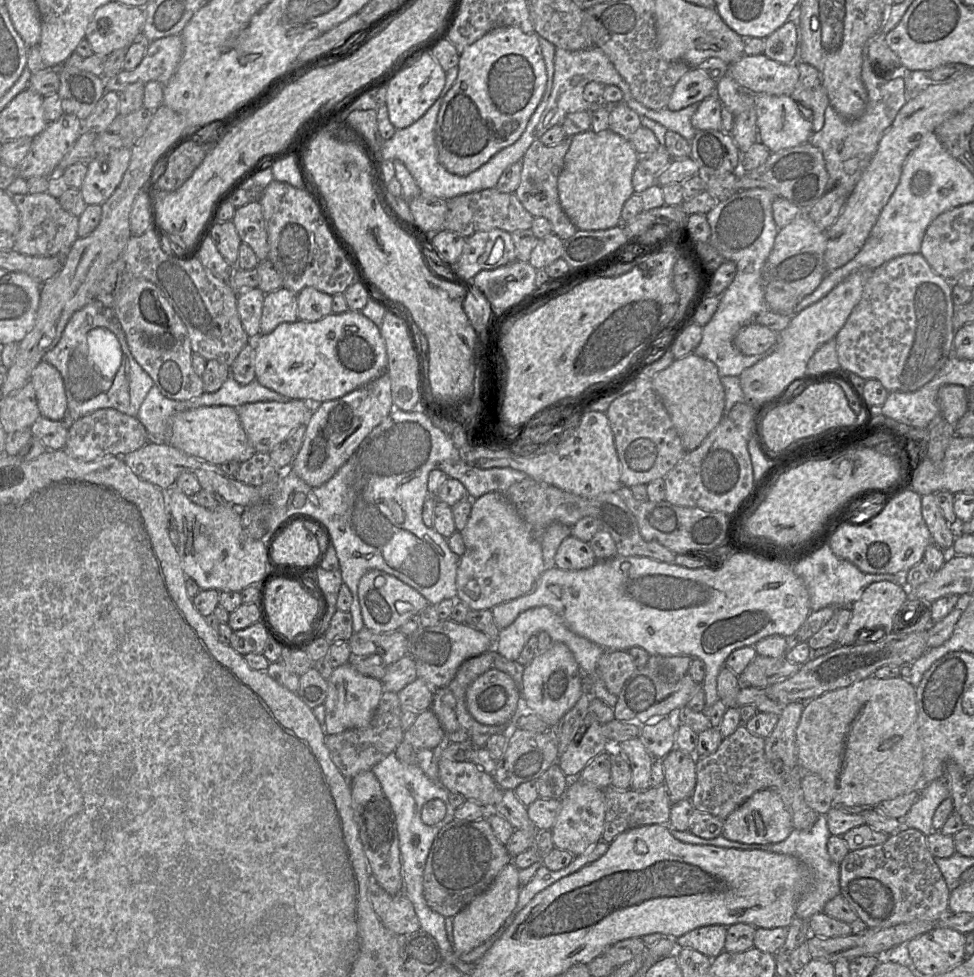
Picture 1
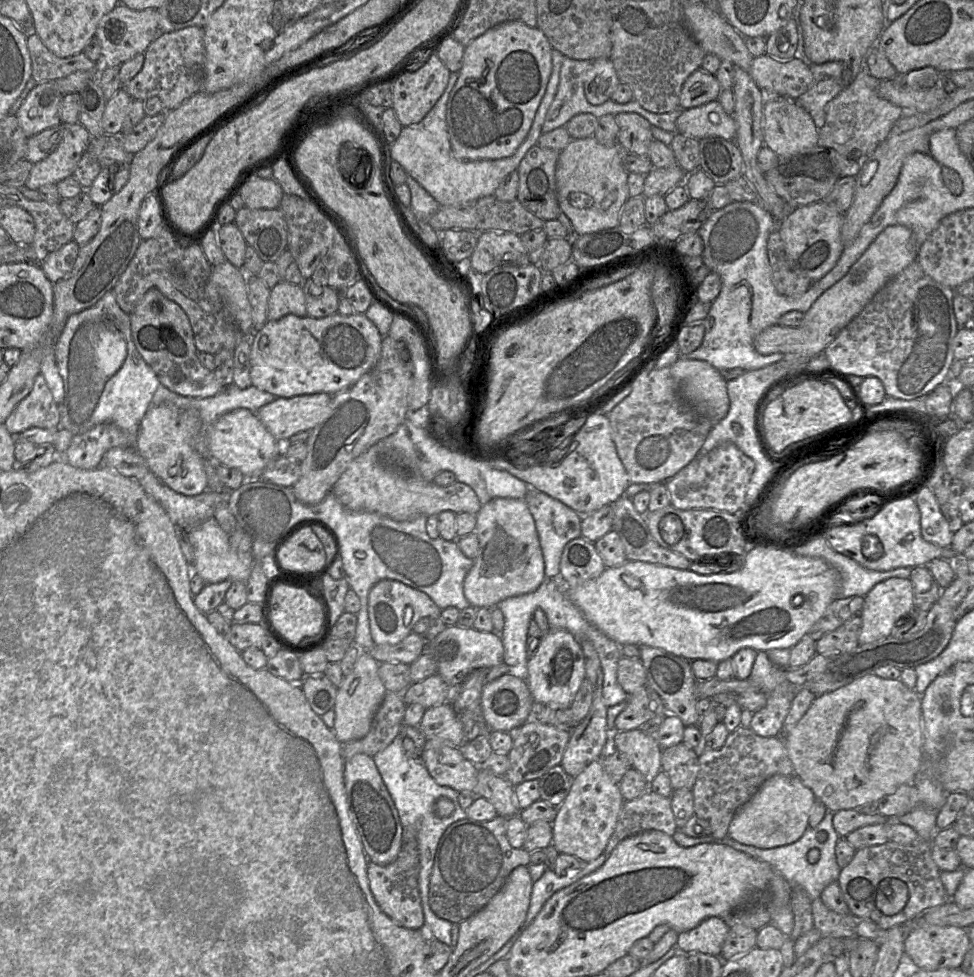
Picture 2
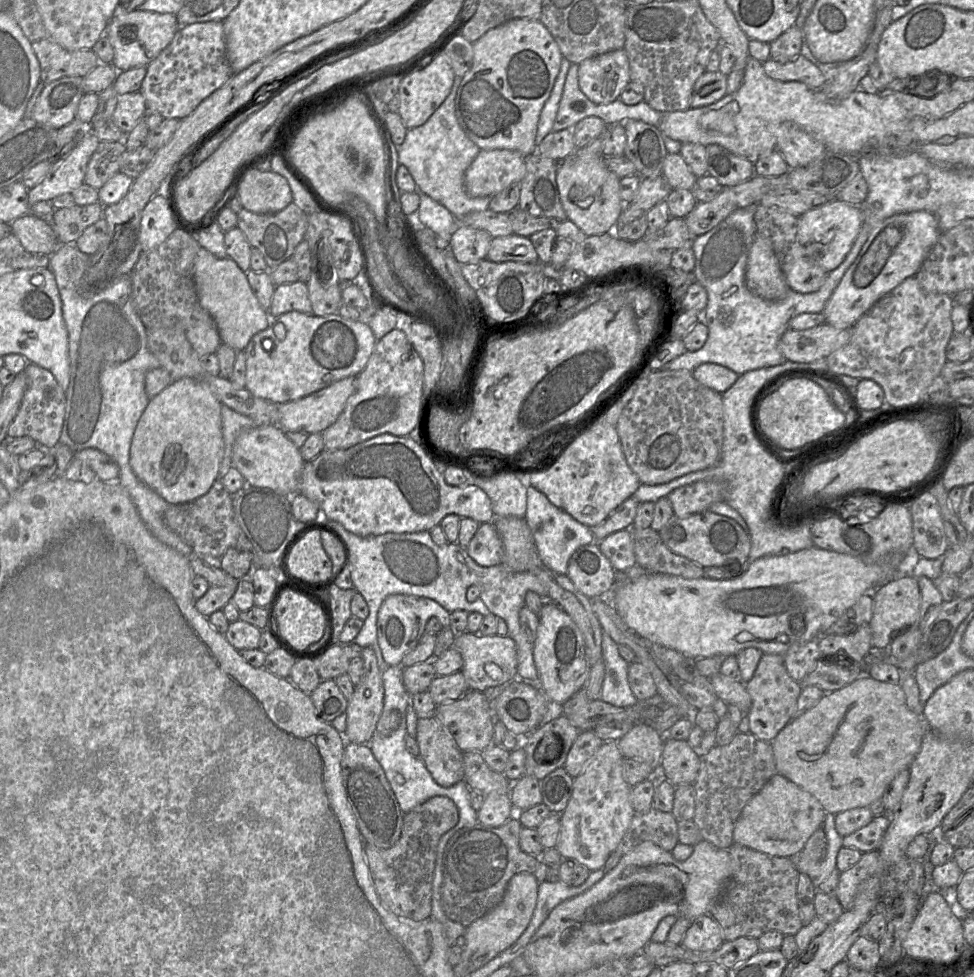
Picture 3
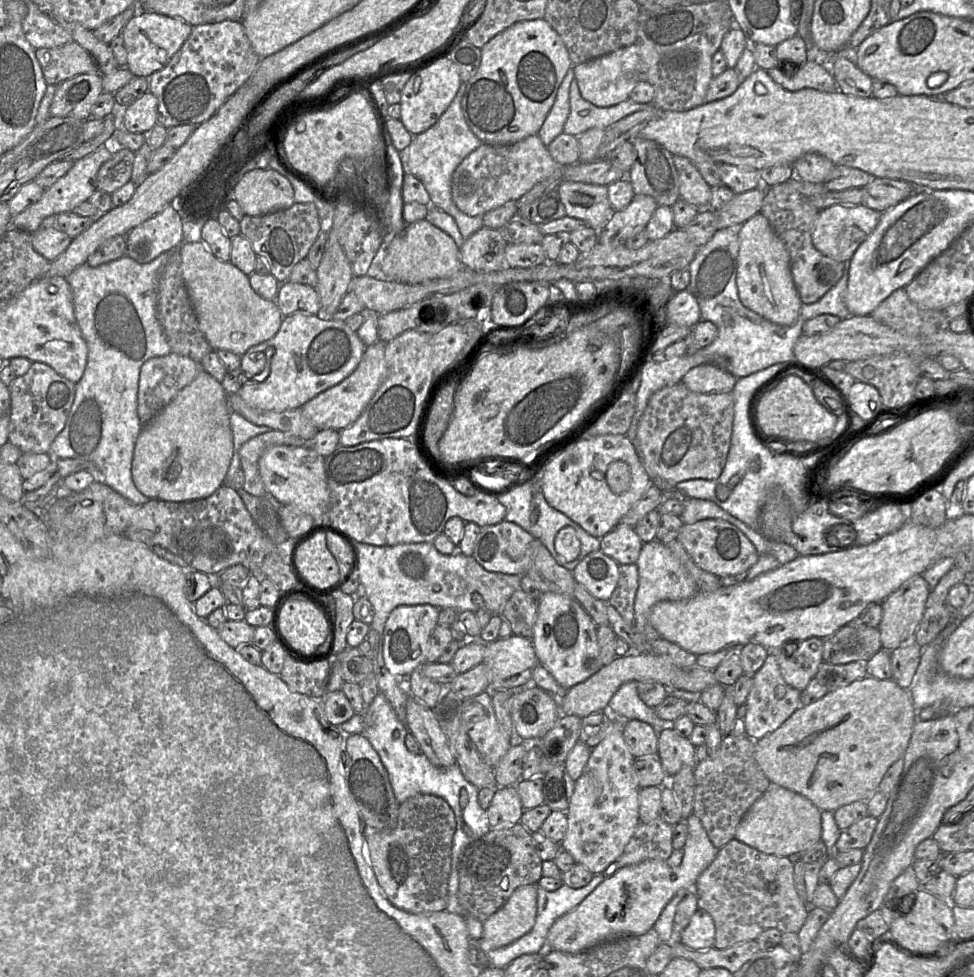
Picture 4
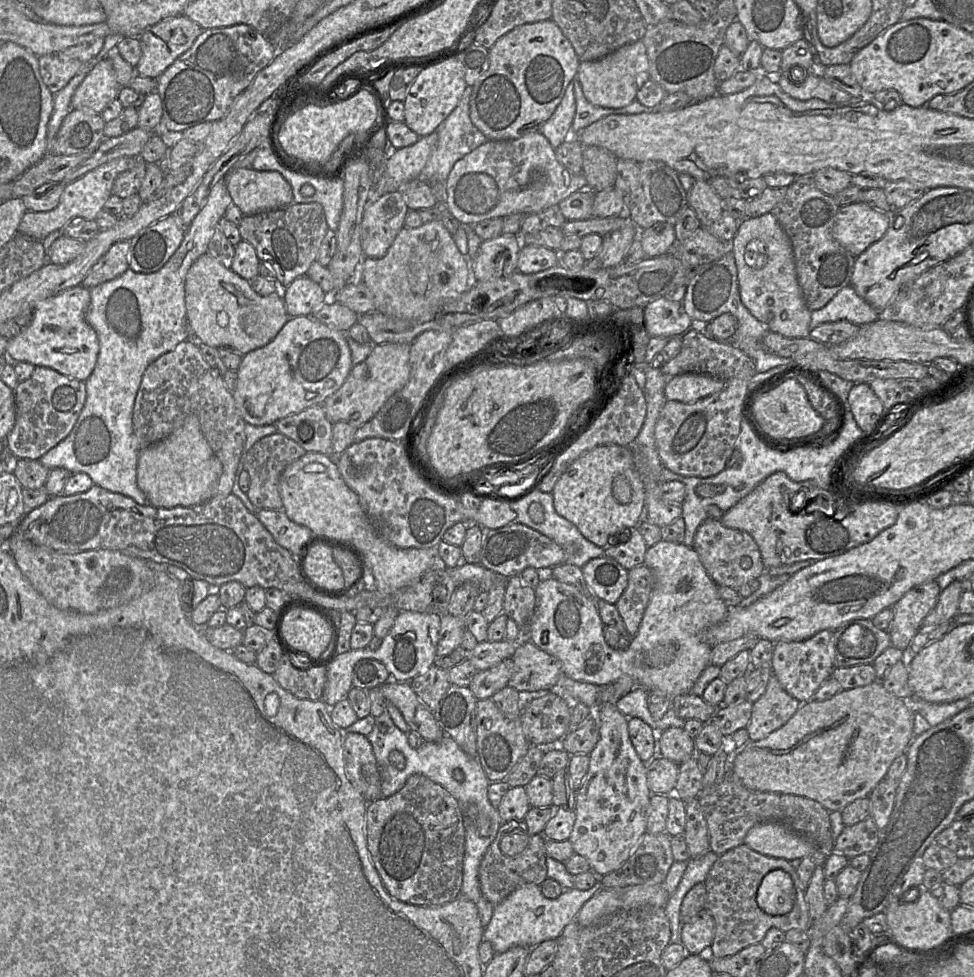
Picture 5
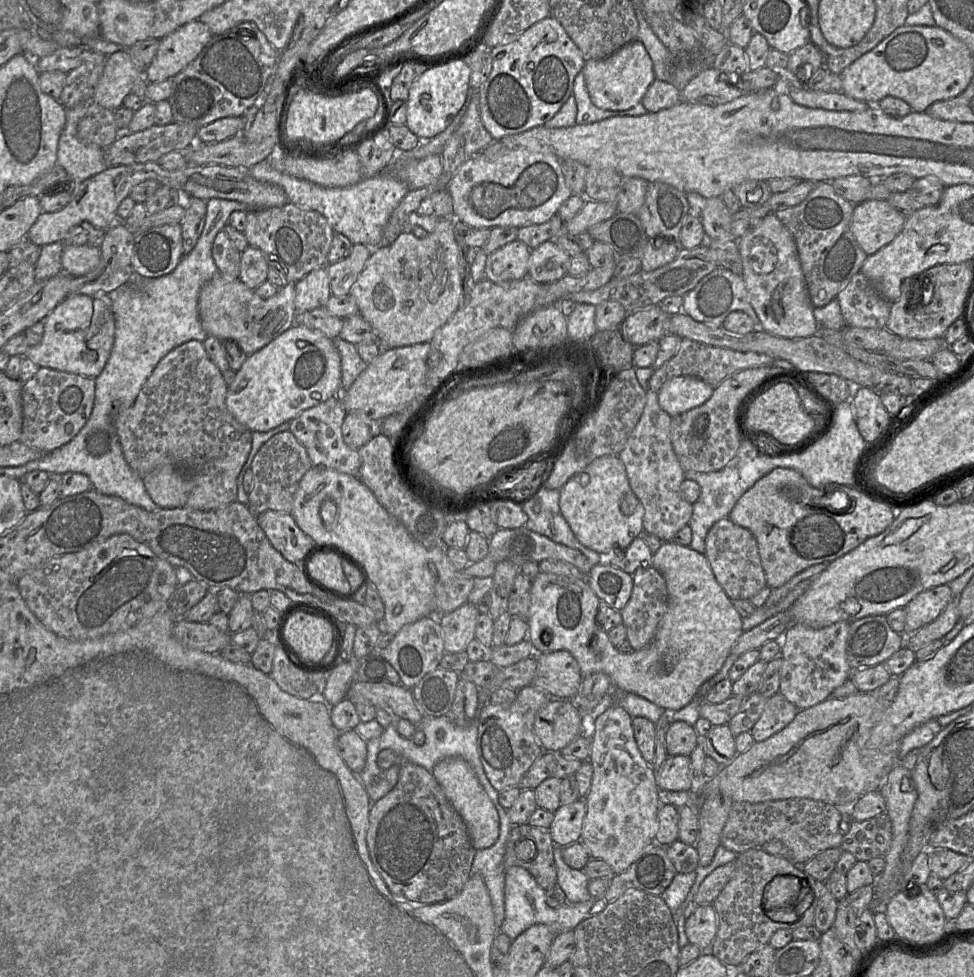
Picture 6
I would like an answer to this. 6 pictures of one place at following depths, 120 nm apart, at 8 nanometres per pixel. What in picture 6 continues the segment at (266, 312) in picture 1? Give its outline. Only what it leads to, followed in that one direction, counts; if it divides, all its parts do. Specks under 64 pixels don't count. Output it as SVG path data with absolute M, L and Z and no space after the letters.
M325 267L311 271L295 283L295 309L303 313L325 307L331 296L330 280Z

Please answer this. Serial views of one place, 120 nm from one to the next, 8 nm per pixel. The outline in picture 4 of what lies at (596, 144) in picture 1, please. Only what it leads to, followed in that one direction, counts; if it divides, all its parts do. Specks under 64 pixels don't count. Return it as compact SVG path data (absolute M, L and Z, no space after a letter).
M563 181L558 186L558 192L566 215L584 221L598 232L614 212L608 200L607 186Z

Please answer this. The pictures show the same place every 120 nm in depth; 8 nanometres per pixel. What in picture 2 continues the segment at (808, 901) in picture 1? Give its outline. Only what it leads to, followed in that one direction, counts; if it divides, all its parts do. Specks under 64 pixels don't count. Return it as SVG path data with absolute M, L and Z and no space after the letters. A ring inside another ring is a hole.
M828 811L821 822L816 827L808 827L799 840L792 844L772 849L760 849L753 846L744 845L732 840L729 837L726 837L721 841L716 841L712 836L692 838L682 833L680 830L677 830L672 837L674 841L682 847L693 847L708 843L724 844L738 851L746 853L755 859L766 862L771 865L777 873L782 875L792 886L792 888L804 889L812 900L820 898L825 887L838 880L842 869L837 864L835 855L836 844L840 839L840 836L833 827L833 813ZM819 831L824 831L827 833L827 839L824 842L820 842L818 840L817 833ZM811 849L818 849L820 852L820 857L814 864L809 863L807 860L807 853Z

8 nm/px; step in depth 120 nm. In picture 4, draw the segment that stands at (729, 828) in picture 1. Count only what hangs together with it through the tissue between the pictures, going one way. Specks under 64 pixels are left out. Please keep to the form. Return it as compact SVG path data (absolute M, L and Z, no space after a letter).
M771 783L744 815L735 839L763 853L788 857L801 854L821 840L821 810L806 797Z

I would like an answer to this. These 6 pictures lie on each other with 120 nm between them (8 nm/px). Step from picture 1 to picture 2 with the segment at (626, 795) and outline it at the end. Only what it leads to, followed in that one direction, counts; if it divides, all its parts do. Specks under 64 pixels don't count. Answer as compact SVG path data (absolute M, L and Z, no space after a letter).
M648 790L636 799L624 801L604 853L608 858L622 840L650 830L673 836L678 827L671 808L671 797Z

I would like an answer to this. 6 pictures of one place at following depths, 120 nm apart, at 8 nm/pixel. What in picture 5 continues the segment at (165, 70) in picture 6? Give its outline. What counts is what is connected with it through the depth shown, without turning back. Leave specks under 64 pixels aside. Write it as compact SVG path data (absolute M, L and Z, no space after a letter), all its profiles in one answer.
M182 14L145 29L138 37L142 54L136 73L157 79L193 45L202 31L200 25Z

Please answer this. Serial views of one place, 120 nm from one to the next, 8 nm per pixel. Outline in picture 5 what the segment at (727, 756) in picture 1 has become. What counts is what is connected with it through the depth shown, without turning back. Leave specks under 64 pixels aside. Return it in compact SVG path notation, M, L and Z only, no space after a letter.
M732 758L722 781L714 786L704 786L698 794L697 799L700 802L708 824L710 850L717 855L722 855L728 850L741 845L744 843L745 836L752 827L769 821L776 821L787 825L798 834L810 840L817 848L827 849L828 851L833 850L835 841L832 839L830 811L819 802L807 797L795 794L760 792L746 788L732 771Z

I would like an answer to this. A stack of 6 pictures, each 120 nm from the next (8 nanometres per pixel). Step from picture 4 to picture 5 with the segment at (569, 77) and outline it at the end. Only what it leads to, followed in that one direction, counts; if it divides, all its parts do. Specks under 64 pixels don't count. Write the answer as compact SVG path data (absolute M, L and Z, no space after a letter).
M573 81L568 84L565 94L554 113L538 130L554 149L571 135L571 125L576 110L573 85Z

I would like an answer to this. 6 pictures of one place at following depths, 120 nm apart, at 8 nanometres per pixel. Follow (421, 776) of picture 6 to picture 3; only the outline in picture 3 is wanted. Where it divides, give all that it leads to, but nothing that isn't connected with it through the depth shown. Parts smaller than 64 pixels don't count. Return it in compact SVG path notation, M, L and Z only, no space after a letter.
M435 796L419 804L403 816L399 840L388 849L365 844L365 857L381 903L397 916L421 921L431 917L432 887L437 847L441 837L459 820L454 802Z

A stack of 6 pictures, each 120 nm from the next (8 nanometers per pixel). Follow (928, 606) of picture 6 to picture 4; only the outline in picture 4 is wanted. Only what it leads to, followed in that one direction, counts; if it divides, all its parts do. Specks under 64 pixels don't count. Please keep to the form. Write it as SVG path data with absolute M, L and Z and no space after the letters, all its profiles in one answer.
M916 575L881 602L883 615L878 630L882 649L892 651L916 642L916 630L930 592L931 588L922 575Z

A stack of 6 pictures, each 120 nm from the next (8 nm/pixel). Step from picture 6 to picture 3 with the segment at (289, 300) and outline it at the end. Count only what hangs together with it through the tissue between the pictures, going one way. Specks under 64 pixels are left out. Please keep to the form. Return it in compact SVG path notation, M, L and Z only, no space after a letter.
M201 247L194 260L194 283L200 305L215 321L222 344L230 346L235 351L245 350L252 337L269 326L270 314L262 308L252 291L247 273L243 272L237 263L228 256L219 259Z

